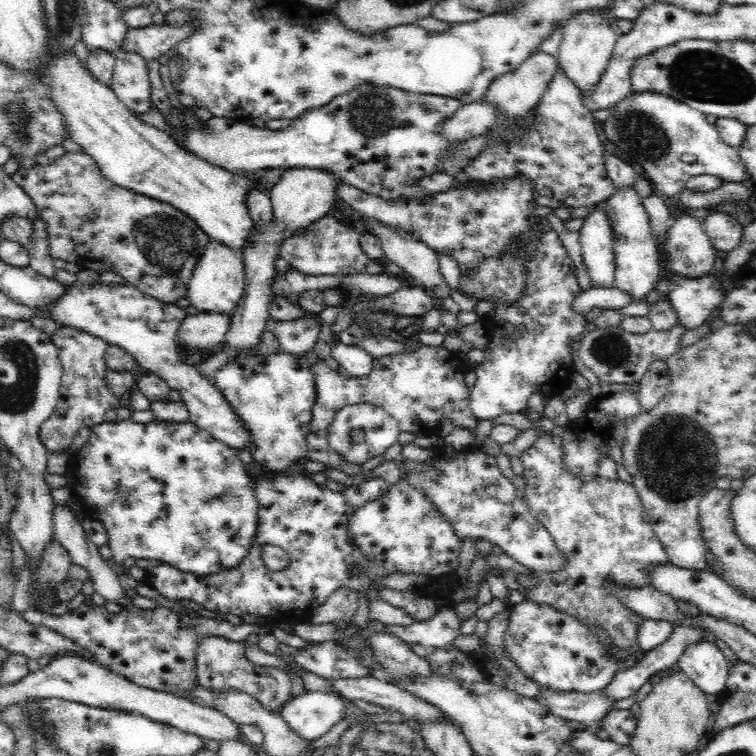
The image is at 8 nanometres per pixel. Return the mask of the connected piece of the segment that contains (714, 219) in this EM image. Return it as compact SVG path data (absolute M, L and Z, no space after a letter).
M711 209L704 216L702 224L705 233L717 251L724 250L724 252L729 253L738 244L740 236L742 236L743 226L727 212Z

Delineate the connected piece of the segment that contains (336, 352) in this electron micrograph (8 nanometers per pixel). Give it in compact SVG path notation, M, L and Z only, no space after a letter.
M337 342L329 348L332 358L352 378L368 376L373 368L373 357L359 346L347 346Z

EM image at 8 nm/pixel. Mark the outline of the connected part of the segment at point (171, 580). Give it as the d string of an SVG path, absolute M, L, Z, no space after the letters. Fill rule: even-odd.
M300 458L278 473L249 474L252 493L258 503L258 530L248 558L244 558L242 564L226 572L198 577L162 563L146 571L145 583L168 600L192 601L220 615L269 617L286 629L309 622L314 610L339 588L364 593L369 610L372 602L381 600L378 594L388 588L375 582L394 573L378 566L371 554L364 554L353 543L349 520L357 508L384 496L390 485L382 478L374 477L358 485L347 486L341 492L332 491L315 483L310 477L313 472L306 470L304 463L305 459ZM266 544L285 550L290 564L278 572L268 570L262 562L262 548ZM352 564L364 565L367 572L360 578L353 578Z

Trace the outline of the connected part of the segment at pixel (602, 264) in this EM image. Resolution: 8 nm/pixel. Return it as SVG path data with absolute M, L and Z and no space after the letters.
M596 210L585 217L585 223L579 229L583 264L589 274L591 286L598 289L614 287L615 264L612 252L612 225L606 219L603 210Z

